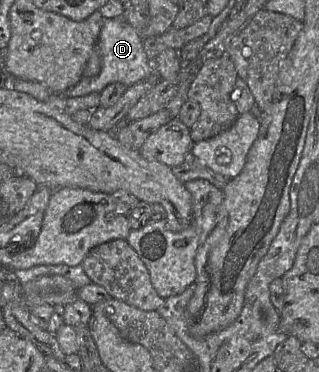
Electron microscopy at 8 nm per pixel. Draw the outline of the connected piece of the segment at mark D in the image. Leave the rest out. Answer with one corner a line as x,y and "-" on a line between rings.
123,17
104,18
98,43
102,59
102,68
95,77
84,78
71,88
68,88
64,95
69,97
80,97
90,93
101,93
111,83
122,83
127,87
157,74
154,64
149,61
144,50
144,39
138,30

